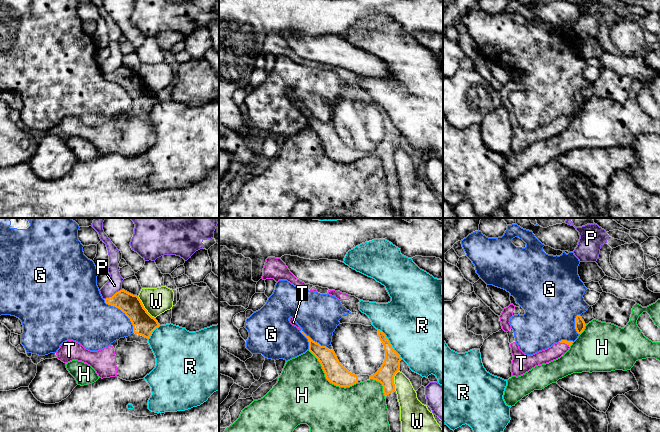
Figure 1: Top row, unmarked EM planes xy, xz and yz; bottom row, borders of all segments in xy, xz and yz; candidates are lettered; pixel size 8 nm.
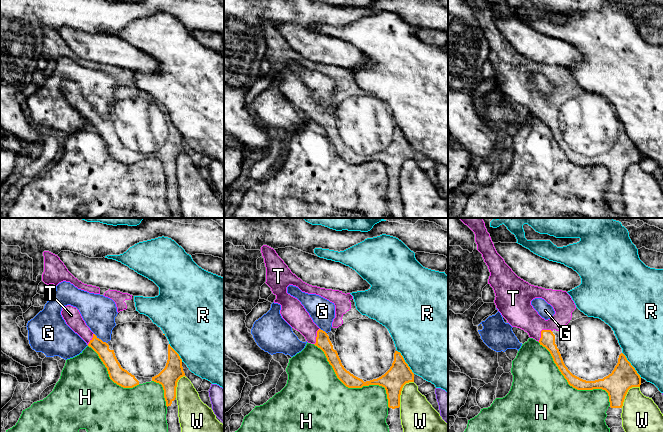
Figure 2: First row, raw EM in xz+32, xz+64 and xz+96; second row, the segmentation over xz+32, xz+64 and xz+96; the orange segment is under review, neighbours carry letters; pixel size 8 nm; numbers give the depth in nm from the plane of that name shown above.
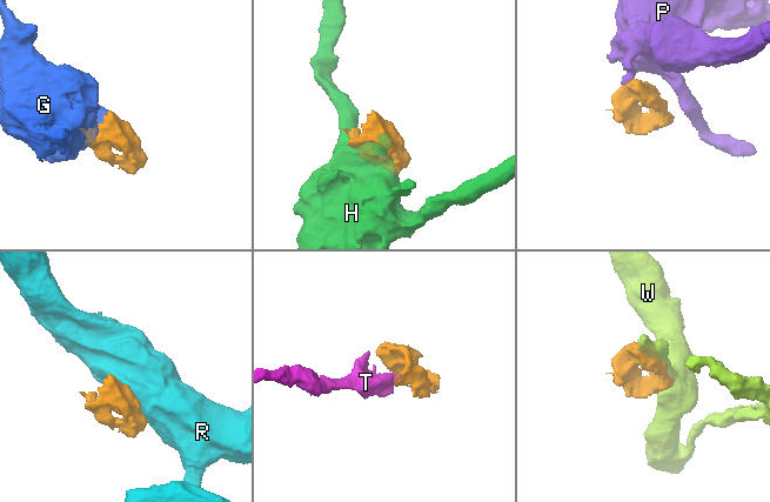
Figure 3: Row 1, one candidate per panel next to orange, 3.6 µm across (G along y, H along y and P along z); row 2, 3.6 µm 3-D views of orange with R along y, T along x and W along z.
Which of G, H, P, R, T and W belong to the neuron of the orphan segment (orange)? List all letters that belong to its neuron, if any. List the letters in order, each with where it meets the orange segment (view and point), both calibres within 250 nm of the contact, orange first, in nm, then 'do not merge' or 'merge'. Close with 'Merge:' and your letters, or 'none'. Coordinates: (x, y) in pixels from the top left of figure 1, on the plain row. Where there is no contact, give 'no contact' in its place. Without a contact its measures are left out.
G: meets orange in xz at (312, 116); 150 nm thick on the orange side, 340 nm on the other; do not merge
H: meets orange in xz at (328, 156); 170 nm thick on the orange side, 460 nm on the other; do not merge
P: meets orange in xy at (114, 70); 170 nm thick on the orange side, 120 nm on the other; do not merge
R: meets orange in xz at (389, 119); 140 nm thick on the orange side, 480 nm on the other; do not merge
T: meets orange in yz at (564, 118); 40 nm thick on the orange side, 120 nm on the other; merge
W: meets orange in xy at (143, 83); 180 nm thick on the orange side, 220 nm on the other; do not merge
Merge: T

